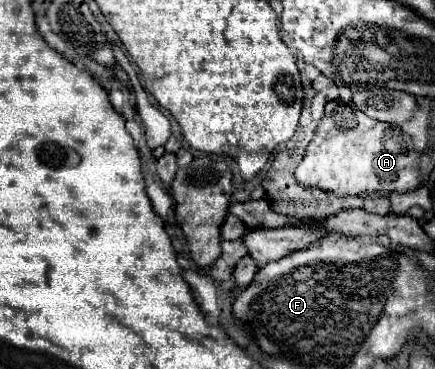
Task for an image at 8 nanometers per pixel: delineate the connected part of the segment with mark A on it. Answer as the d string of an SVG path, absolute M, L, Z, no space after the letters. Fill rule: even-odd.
M327 101L325 115L319 121L315 137L297 167L297 181L305 187L335 191L337 195L361 195L381 191L414 190L419 185L419 155L411 139L397 125L381 123L367 117L351 101Z

